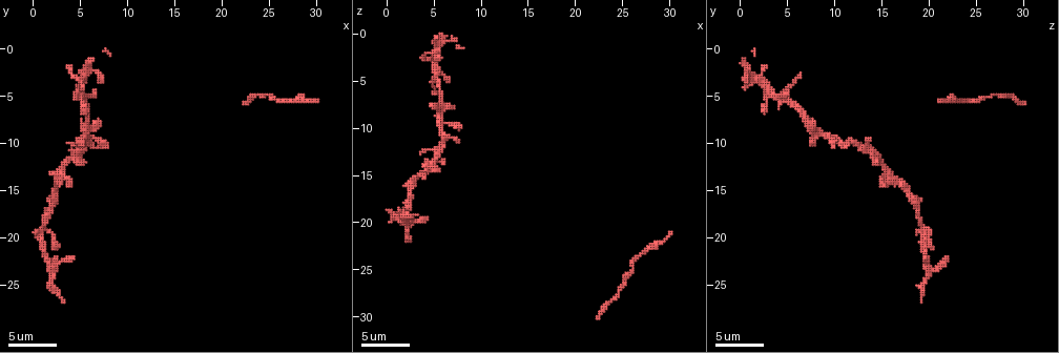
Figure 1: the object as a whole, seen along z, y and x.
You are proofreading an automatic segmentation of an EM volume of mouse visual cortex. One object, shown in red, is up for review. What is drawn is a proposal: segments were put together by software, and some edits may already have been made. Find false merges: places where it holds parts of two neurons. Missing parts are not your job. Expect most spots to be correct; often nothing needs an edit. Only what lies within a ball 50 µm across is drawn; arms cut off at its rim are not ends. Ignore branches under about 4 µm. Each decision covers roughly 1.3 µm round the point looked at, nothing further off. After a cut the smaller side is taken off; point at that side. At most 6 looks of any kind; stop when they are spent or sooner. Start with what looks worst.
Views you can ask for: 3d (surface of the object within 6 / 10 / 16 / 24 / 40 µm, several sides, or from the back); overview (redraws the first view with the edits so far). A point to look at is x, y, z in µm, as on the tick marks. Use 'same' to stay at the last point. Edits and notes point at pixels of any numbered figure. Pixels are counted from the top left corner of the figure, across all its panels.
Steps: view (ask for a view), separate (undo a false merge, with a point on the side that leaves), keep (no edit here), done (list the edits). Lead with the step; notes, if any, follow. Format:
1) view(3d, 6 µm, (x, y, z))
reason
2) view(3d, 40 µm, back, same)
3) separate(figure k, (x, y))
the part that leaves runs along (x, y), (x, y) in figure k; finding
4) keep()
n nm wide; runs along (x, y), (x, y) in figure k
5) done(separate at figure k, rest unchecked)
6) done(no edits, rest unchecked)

view(3d, 10 µm, (1.2, 19.0, 20.0))
four arms meet

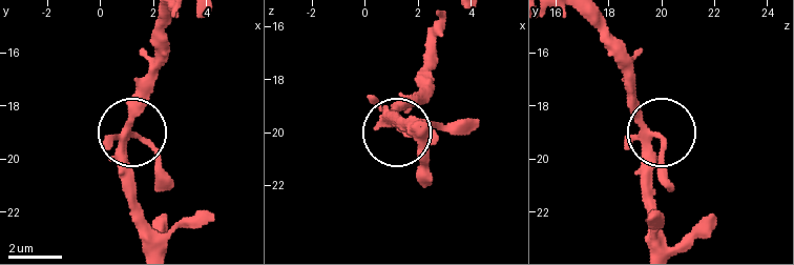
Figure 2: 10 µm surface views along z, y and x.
keep()
230 nm wide; runs along (592, 22), (635, 110), (661, 138), (661, 183) in figure 2; one neuron here

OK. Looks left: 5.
view(3d, 10 µm, (2.4, 14.4, 16.8))
thick turns thin

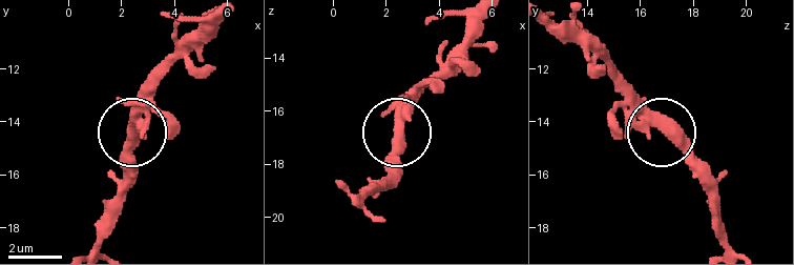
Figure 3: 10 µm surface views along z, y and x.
keep()
runs along (576, 22), (583, 42), (715, 182) in figure 3; all the same neuron

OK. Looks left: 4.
view(3d, 10 µm, (1.8, 25.2, 19.4))
sudden change in width

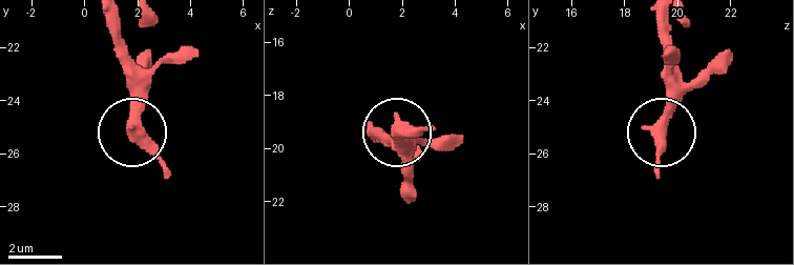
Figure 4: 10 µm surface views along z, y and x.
keep()
continuous, no second neuron

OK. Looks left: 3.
done(no edits, rest unchecked)

